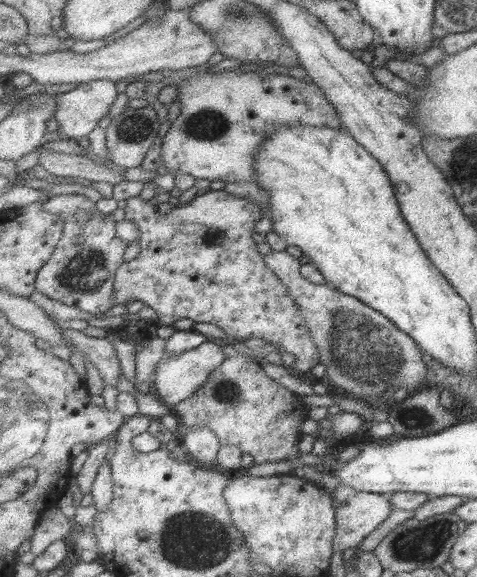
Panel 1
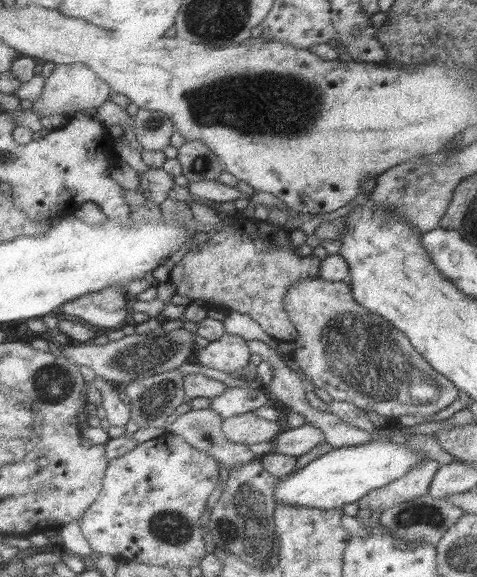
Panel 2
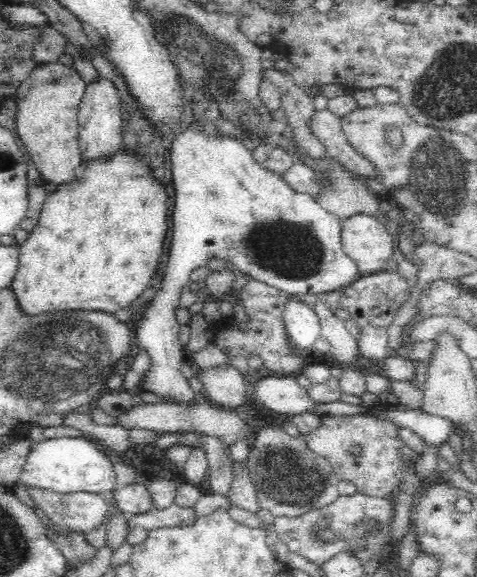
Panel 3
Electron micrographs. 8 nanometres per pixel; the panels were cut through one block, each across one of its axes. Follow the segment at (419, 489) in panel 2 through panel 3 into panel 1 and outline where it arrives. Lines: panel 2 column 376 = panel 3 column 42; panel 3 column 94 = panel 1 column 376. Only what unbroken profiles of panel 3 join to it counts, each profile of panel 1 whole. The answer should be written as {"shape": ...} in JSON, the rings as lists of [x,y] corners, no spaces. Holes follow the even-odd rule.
{"shape":[[[339,484],[331,495],[333,493],[337,521],[334,552],[358,547],[393,509],[388,494],[356,491],[343,484]]]}

